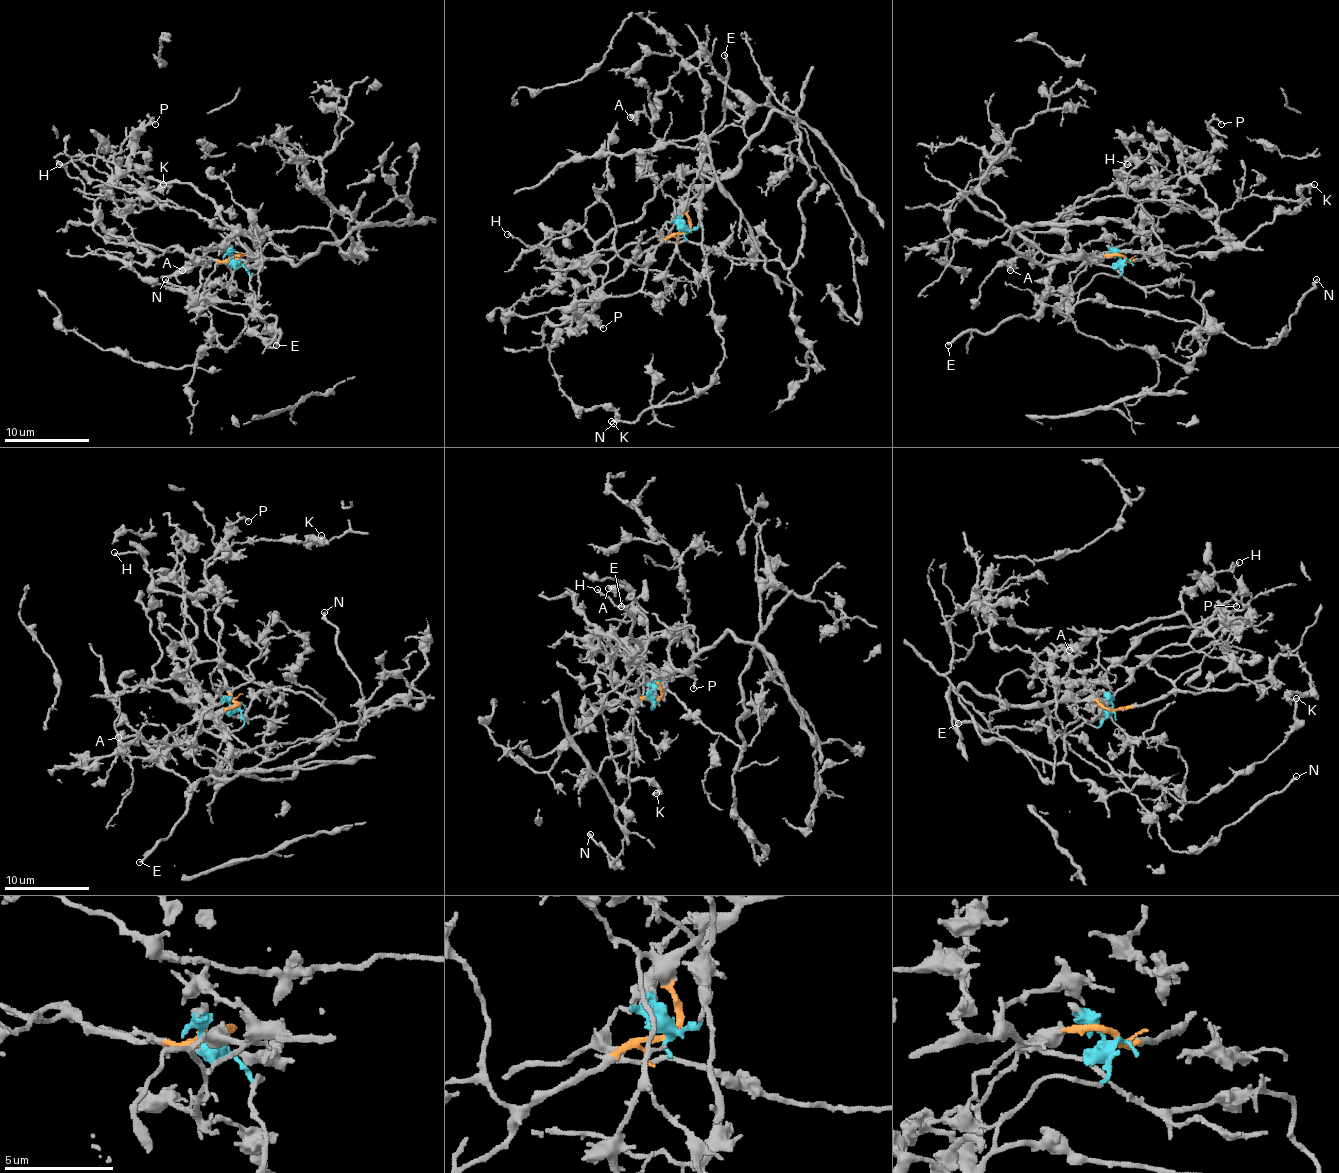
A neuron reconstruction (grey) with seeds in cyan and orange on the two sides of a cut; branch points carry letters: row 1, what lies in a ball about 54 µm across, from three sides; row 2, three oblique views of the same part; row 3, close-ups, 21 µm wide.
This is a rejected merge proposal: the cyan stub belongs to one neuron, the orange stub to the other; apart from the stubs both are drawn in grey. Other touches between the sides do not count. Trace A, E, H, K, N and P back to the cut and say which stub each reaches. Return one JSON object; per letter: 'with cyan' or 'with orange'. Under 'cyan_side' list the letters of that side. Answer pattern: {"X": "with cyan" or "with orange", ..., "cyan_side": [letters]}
{"A": "with orange", "E": "with cyan", "H": "with orange", "K": "with orange", "N": "with cyan", "P": "with orange", "cyan_side": ["E", "N"]}

